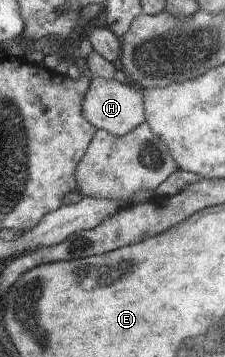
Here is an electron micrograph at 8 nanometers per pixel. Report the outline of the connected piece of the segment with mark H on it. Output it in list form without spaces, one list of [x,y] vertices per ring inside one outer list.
[[[93,78],[84,95],[83,114],[97,130],[112,132],[114,136],[122,136],[135,129],[144,121],[144,98],[141,90],[134,85],[124,85],[115,79]]]

